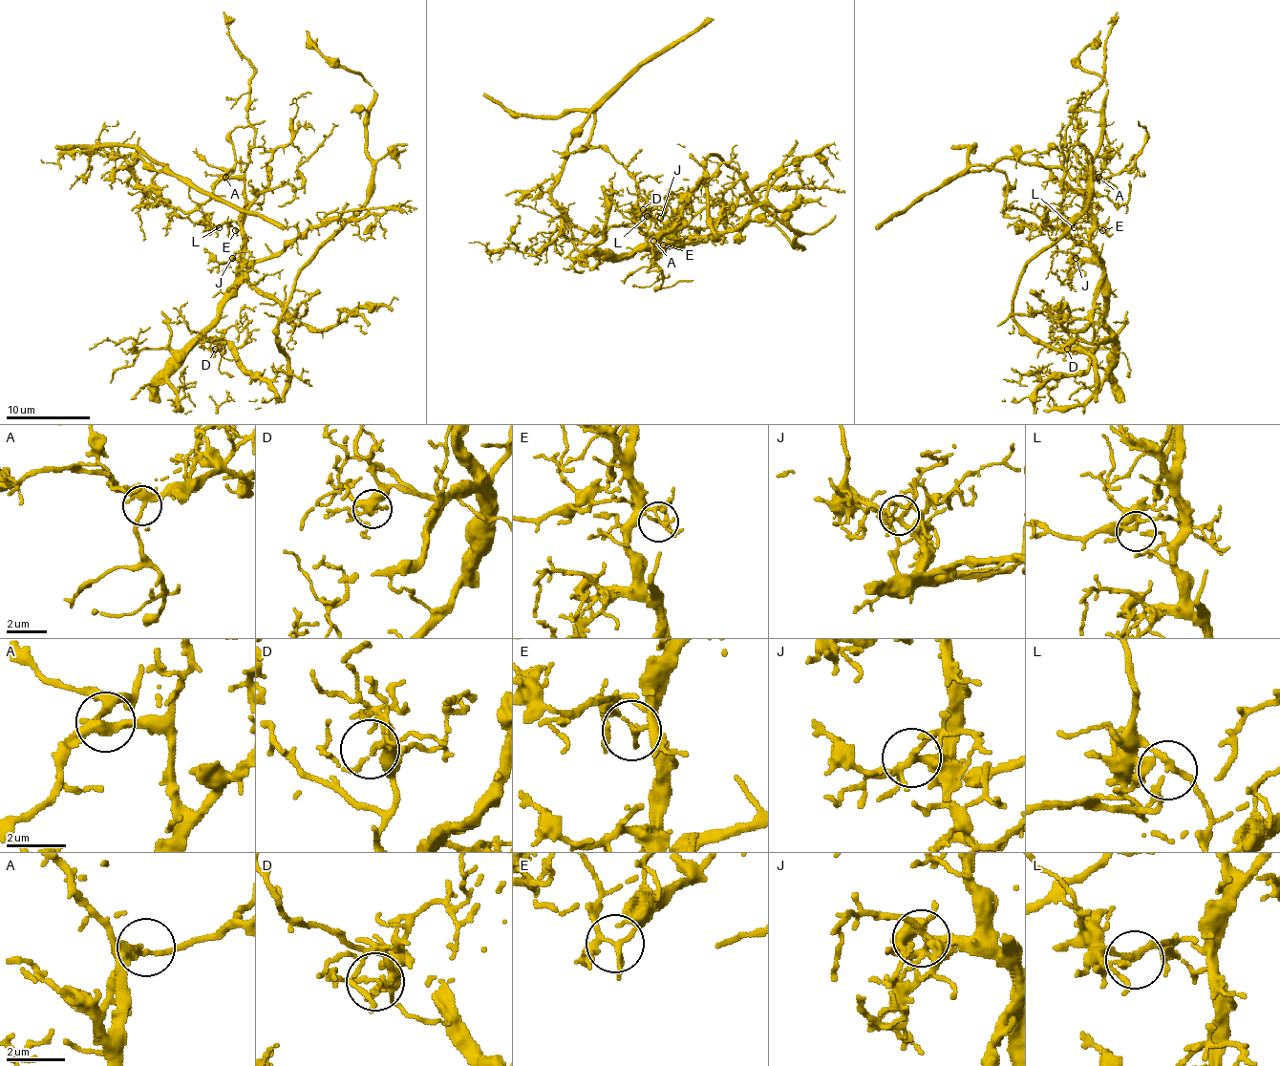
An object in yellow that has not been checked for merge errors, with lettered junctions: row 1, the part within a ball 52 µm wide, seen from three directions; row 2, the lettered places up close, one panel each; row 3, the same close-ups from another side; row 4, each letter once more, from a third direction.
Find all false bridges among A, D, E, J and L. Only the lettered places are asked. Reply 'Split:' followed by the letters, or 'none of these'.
Split: E

